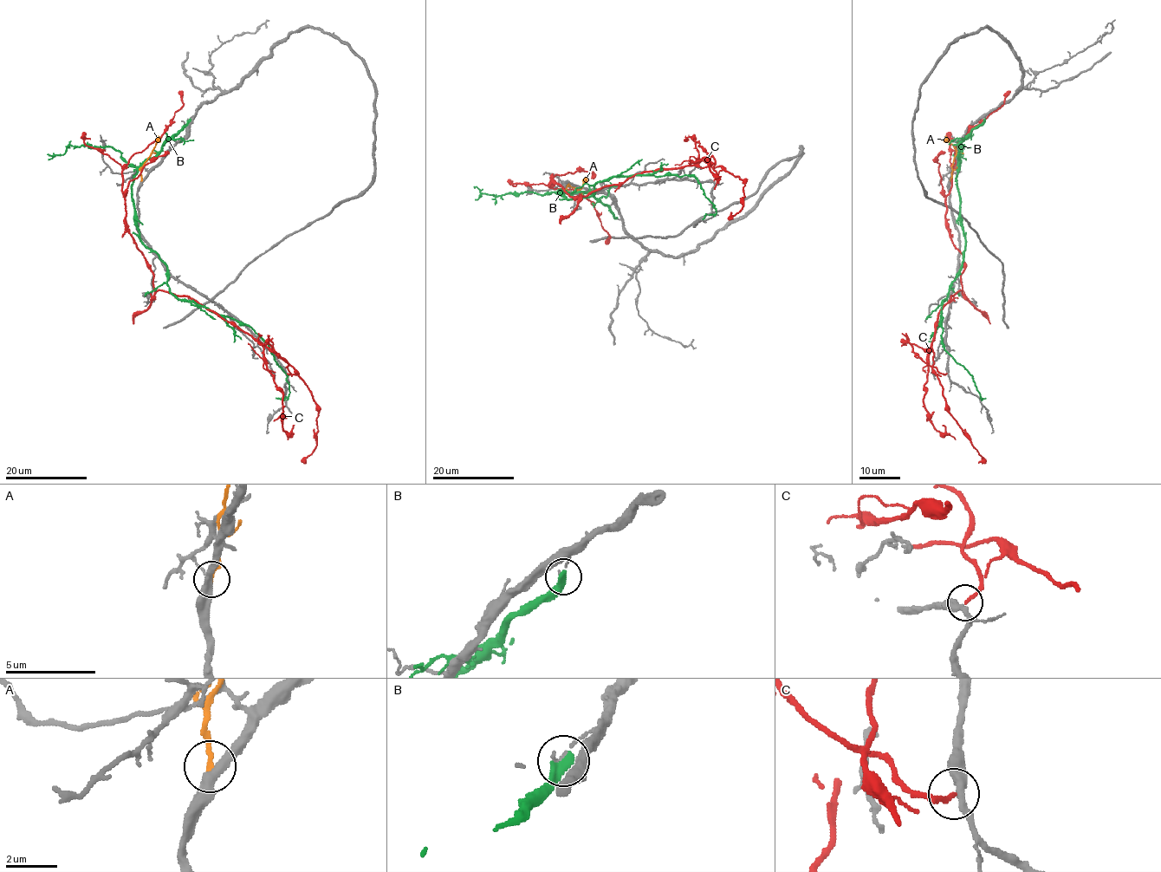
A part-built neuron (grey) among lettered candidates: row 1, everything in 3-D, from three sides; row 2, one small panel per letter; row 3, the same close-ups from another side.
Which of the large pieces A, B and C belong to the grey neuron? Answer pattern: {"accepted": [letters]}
{"accepted": ["C"]}

